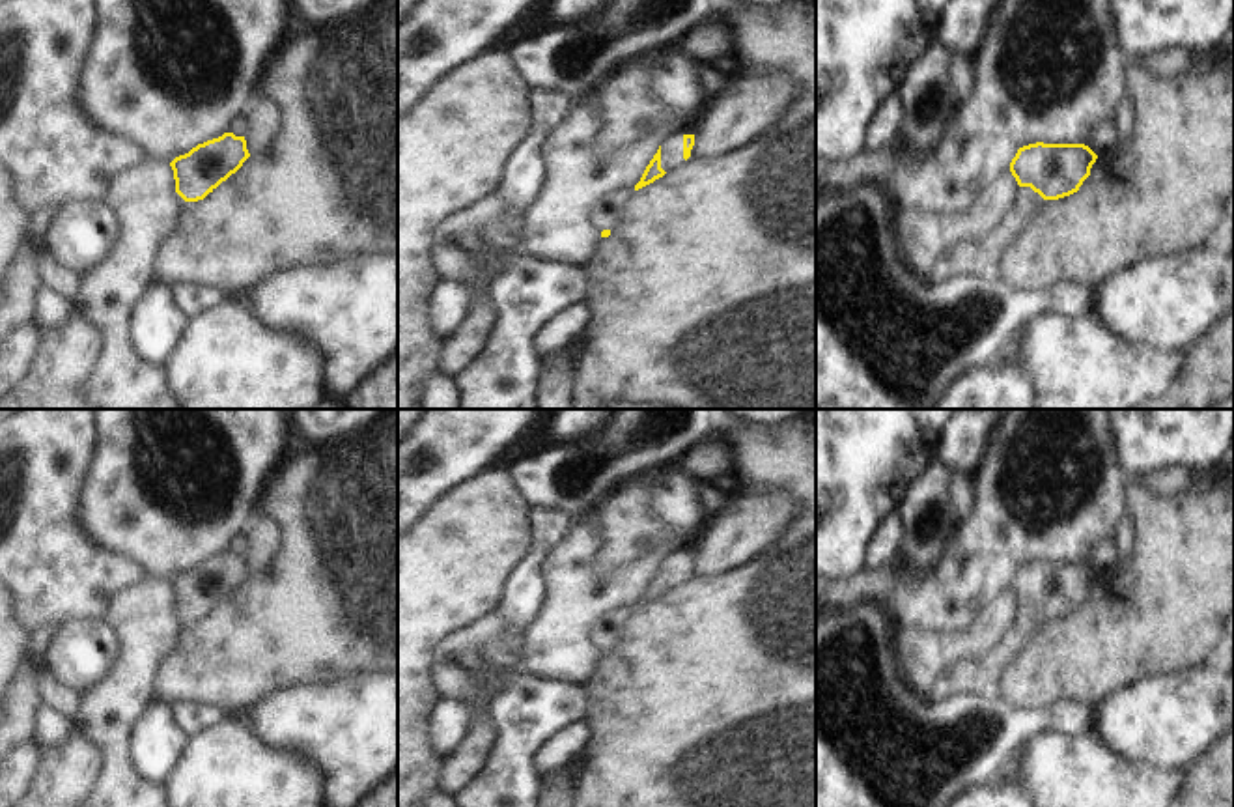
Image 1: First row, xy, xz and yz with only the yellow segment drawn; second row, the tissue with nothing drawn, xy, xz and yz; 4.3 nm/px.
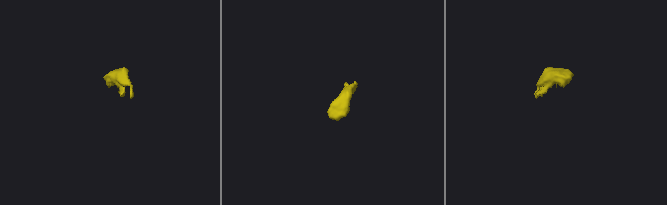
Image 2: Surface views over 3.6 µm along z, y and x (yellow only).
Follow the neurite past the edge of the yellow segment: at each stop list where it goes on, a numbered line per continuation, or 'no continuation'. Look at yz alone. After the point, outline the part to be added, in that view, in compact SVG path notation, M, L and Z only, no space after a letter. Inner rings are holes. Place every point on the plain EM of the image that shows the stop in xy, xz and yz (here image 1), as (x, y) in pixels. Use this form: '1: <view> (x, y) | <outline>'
1: yz (967, 677) | M1017 605L1014 624L984 663L965 659L945 671L930 691L930 699L941 702L961 693L1001 697L1001 676L1014 663L1019 648L1049 618L1031 605Z

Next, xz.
1: xz (605, 632) | M620 605L603 613L588 630L586 637L592 646L601 652L603 648L614 648L618 639L627 624L629 616L633 615L635 605Z

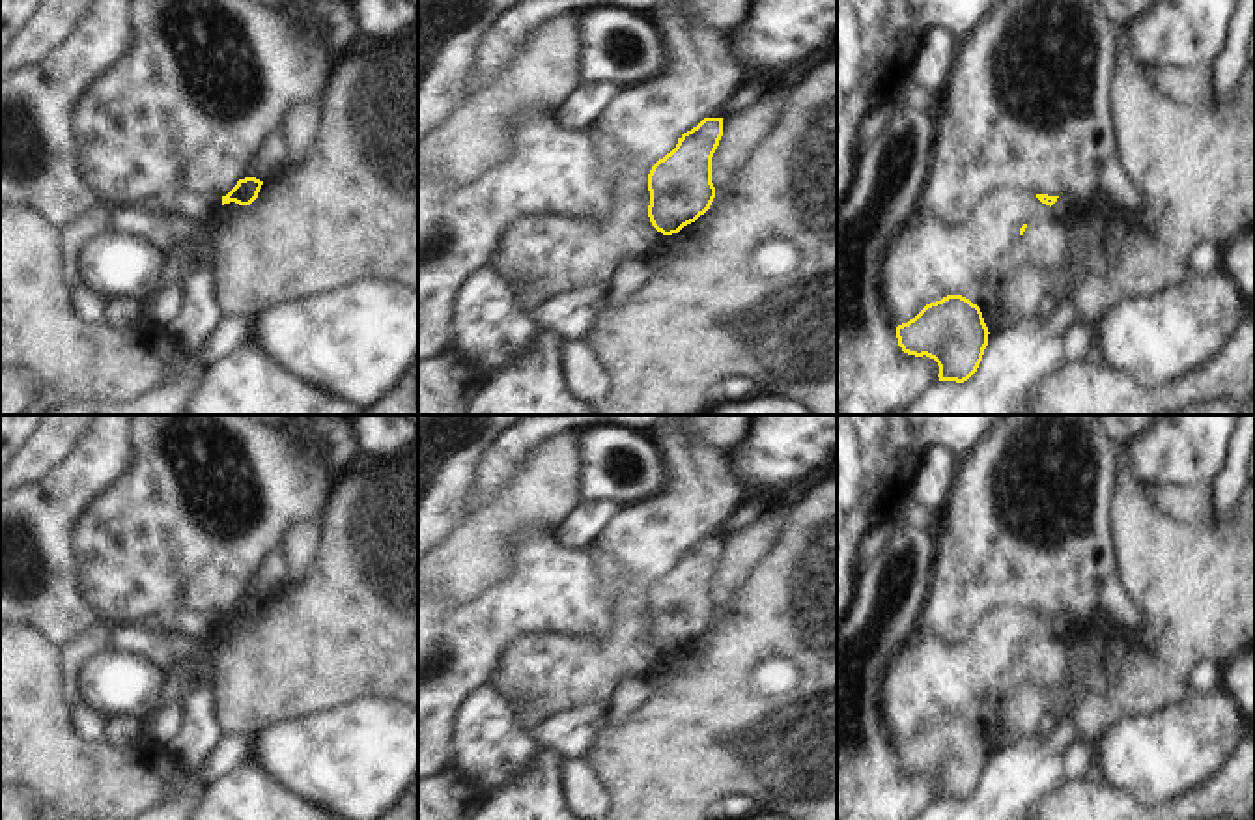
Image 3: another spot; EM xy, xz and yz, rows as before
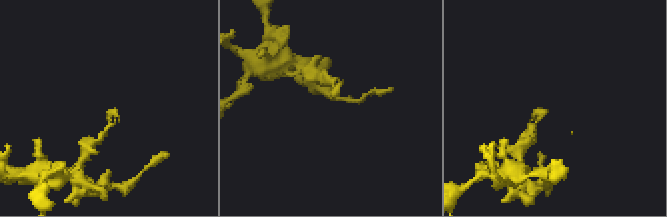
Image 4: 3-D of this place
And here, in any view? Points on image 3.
no continuation

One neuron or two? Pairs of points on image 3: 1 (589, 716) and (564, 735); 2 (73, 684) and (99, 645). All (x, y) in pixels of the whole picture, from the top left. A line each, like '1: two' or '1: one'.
1: one
2: one

